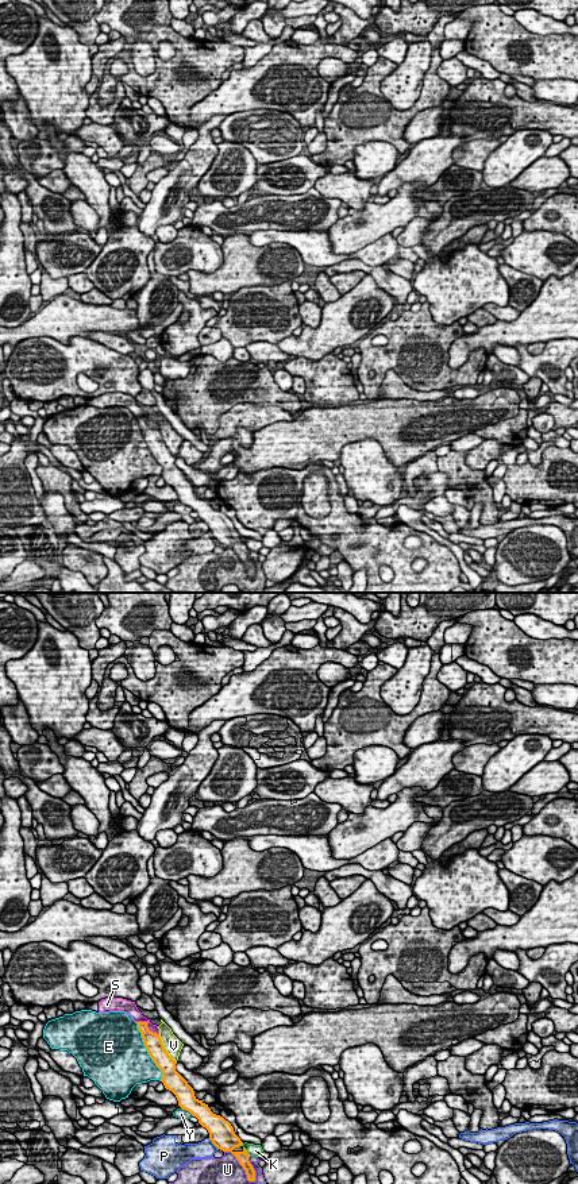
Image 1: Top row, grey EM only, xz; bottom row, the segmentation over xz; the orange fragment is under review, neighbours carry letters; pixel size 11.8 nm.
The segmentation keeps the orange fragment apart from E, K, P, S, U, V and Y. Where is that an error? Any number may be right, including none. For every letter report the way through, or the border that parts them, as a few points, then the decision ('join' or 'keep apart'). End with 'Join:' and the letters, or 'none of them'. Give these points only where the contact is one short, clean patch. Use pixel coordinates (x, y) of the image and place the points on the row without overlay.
E: keep apart
K: keep apart
P: keep apart
S: keep apart
U: keep apart
V: keep apart
Y: keep apart
Join: none of them

